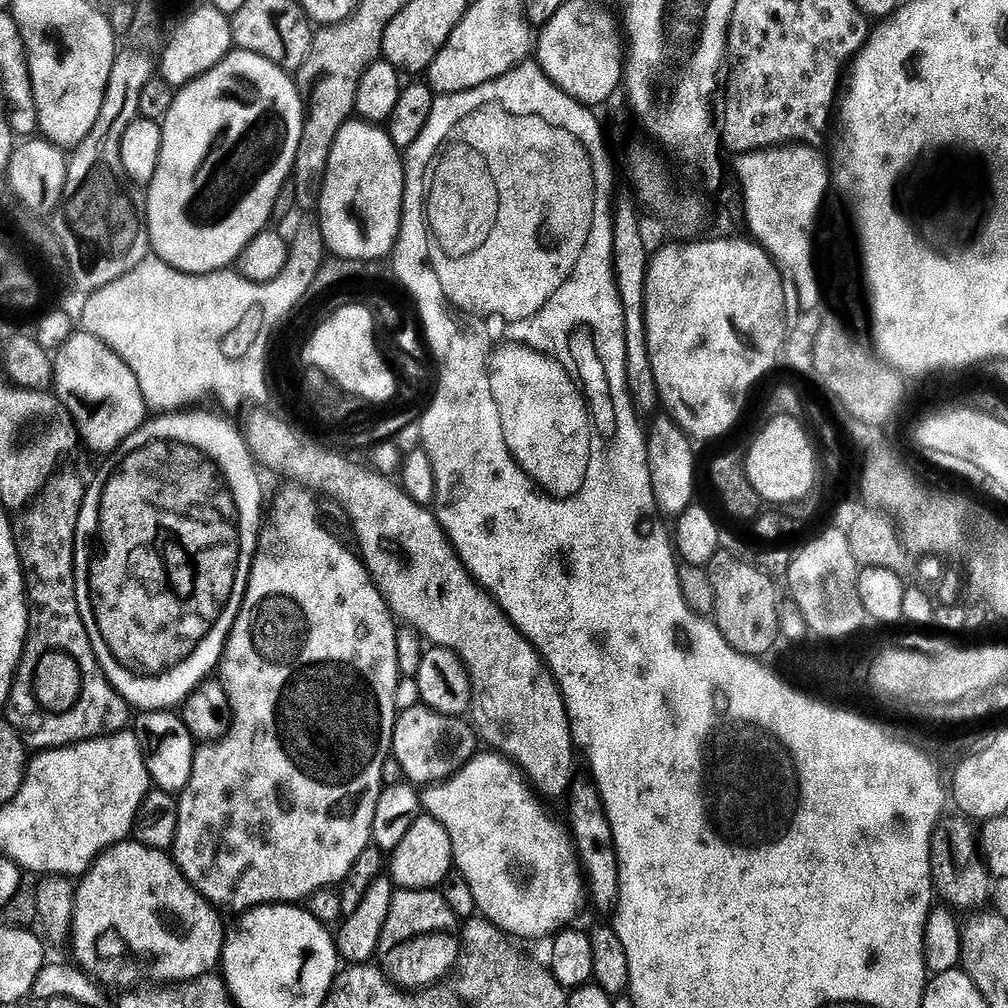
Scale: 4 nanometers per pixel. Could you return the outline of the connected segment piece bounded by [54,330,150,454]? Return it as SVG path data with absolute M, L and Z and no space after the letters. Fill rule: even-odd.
M87 330L74 331L69 340L54 352L54 363L55 387L65 397L73 396L81 400L92 411L86 436L87 439L89 436L94 451L115 453L124 440L135 437L145 426L150 409L144 400L139 380L134 370L102 338Z

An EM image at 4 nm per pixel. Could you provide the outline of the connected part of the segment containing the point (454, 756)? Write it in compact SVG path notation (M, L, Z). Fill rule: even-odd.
M419 702L413 704L413 708L405 712L403 709L396 717L392 756L413 785L427 786L450 776L477 755L478 733L467 719L443 716Z

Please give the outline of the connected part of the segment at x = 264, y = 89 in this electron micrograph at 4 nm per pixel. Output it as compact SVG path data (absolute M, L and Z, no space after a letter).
M233 50L218 66L214 66L206 74L191 82L175 93L175 100L168 115L162 121L164 138L162 140L162 154L160 165L152 183L147 185L148 196L148 224L152 232L152 247L159 259L178 271L188 272L190 275L204 276L211 272L225 271L235 265L244 252L244 248L251 240L269 227L268 219L276 212L279 192L292 171L297 167L300 148L303 142L304 121L306 117L306 100L300 97L296 84L291 80L289 73L272 60L267 60L257 52Z

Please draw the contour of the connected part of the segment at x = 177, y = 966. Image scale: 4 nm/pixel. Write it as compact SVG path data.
M129 838L119 844L113 844L106 849L96 863L84 873L75 889L75 904L73 906L70 929L72 928L72 948L76 951L75 963L81 966L89 975L93 976L104 986L113 984L122 990L132 990L135 984L154 984L150 986L175 986L185 984L188 980L198 979L199 976L211 973L221 963L224 954L226 927L220 921L221 913L218 908L207 900L180 872L179 866L167 851L160 851L148 845L140 844L135 838Z

